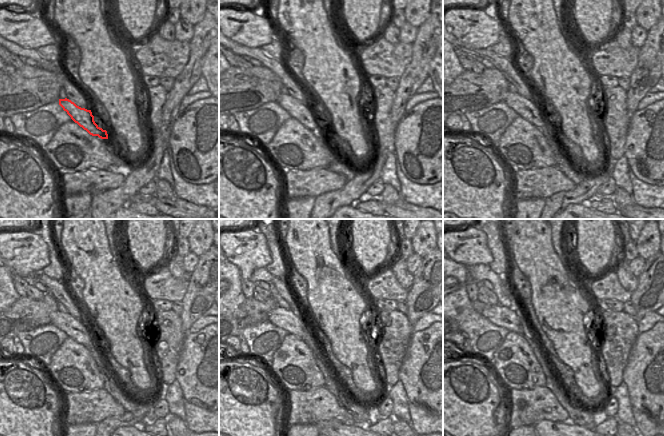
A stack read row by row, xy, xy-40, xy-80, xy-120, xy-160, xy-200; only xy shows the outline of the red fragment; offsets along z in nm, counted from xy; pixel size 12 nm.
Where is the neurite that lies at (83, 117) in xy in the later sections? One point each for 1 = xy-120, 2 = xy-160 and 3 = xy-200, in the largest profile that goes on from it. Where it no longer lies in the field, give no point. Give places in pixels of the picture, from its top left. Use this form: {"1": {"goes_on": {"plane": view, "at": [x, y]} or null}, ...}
{"1": {"goes_on": {"plane": "xy-120", "at": [78, 331]}}, "2": {"goes_on": {"plane": "xy-160", "at": [286, 319]}}, "3": {"goes_on": {"plane": "xy-200", "at": [501, 316]}}}

